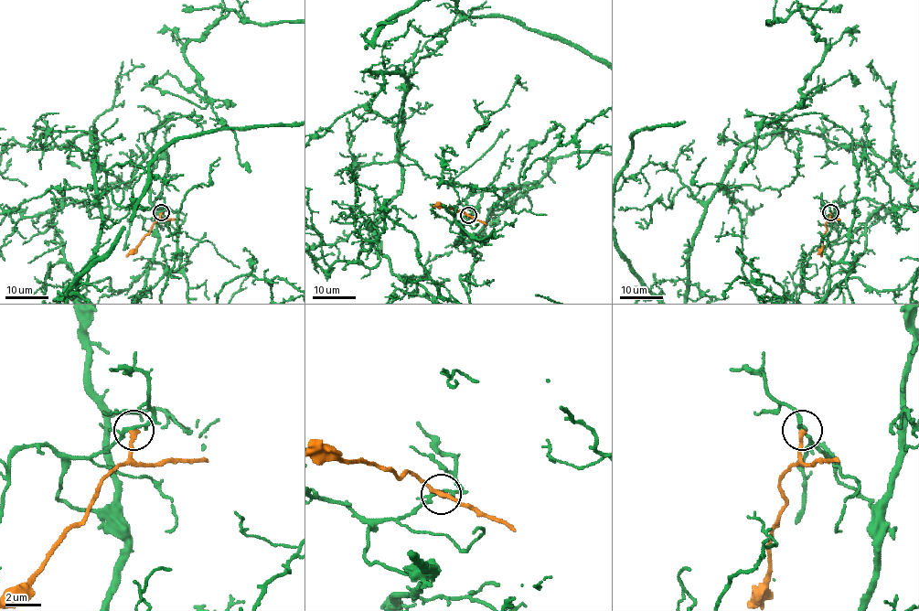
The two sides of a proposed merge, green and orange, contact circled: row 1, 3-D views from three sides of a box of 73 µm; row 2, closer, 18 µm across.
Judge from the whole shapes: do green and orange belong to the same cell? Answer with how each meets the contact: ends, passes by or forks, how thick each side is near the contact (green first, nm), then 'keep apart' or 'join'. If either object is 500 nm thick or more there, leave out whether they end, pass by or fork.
green passes by; orange ends; calibres 170 and 280 nm; keep apart

